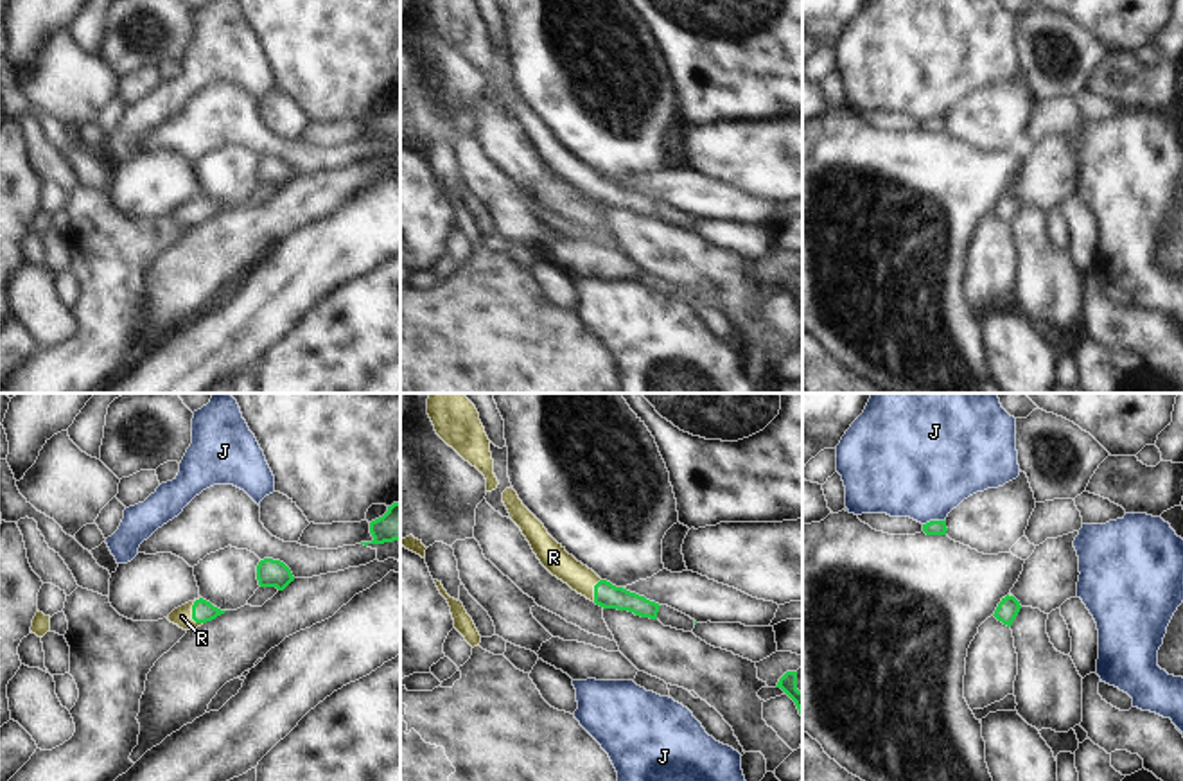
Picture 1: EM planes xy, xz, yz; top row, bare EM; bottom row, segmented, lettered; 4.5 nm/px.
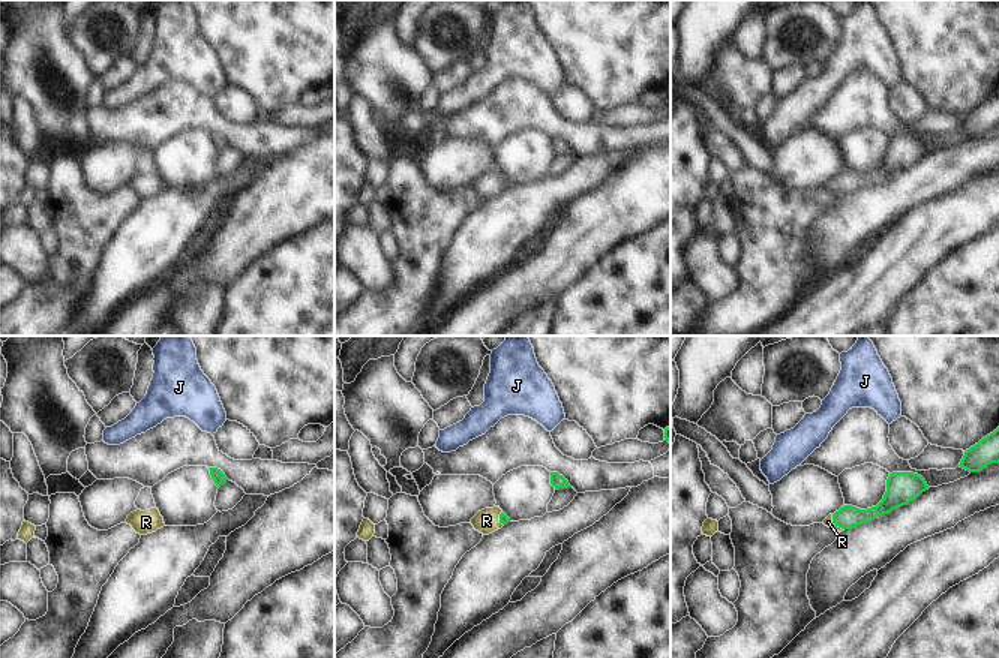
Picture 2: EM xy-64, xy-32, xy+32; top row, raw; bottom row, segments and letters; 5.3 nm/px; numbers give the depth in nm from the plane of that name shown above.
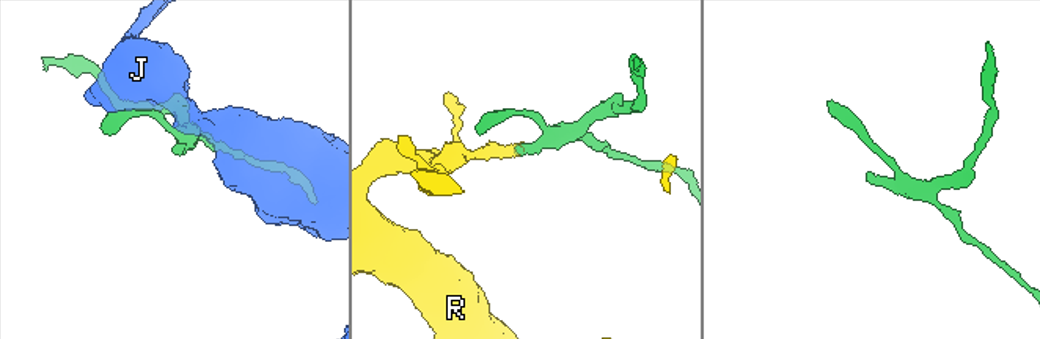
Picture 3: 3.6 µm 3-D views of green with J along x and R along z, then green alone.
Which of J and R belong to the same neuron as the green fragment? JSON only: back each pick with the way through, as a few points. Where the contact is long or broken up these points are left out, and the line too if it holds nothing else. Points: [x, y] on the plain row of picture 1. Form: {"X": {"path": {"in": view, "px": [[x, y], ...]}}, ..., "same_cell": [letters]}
{"R": {"path": {"in": "xy", "px": [[203, 209], [192, 209], [182, 214]]}}, "same_cell": ["R"]}

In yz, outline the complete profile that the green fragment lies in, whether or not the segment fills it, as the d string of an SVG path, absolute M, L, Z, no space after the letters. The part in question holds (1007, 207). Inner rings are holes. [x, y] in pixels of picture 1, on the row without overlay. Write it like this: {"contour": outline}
{"contour": "M1005 194L1002 196L1002 199L998 201L996 208L995 208L995 215L998 219L1002 219L1003 223L1011 224L1012 219L1016 217L1018 210L1020 210L1021 203L1014 194Z"}

